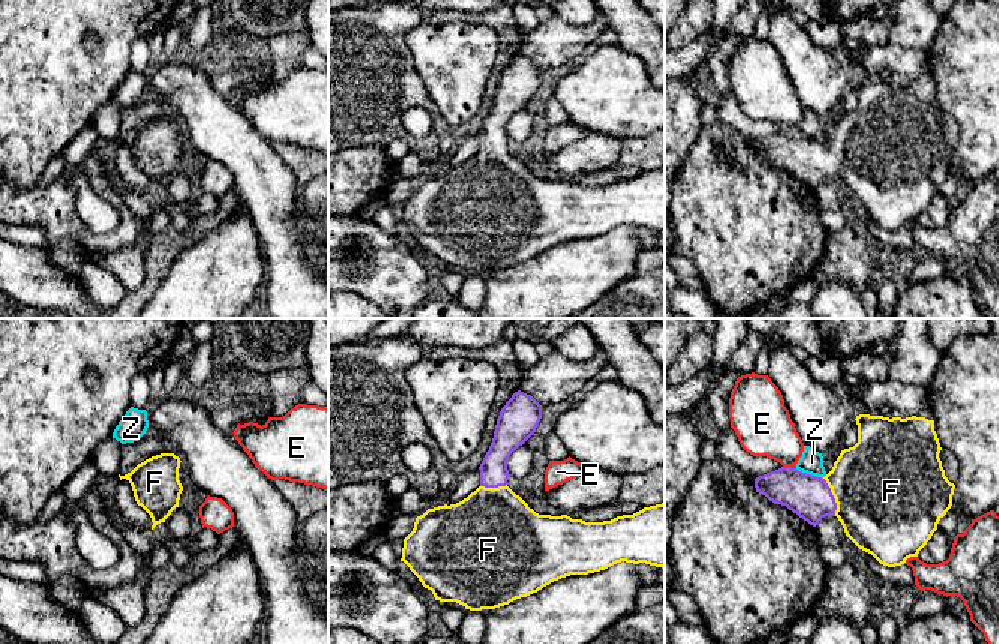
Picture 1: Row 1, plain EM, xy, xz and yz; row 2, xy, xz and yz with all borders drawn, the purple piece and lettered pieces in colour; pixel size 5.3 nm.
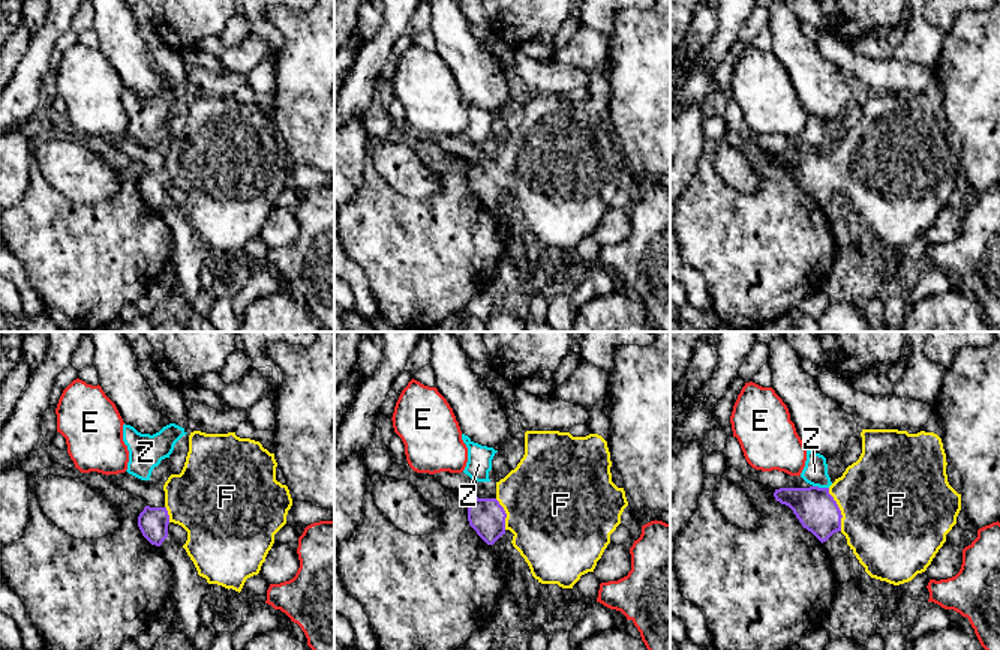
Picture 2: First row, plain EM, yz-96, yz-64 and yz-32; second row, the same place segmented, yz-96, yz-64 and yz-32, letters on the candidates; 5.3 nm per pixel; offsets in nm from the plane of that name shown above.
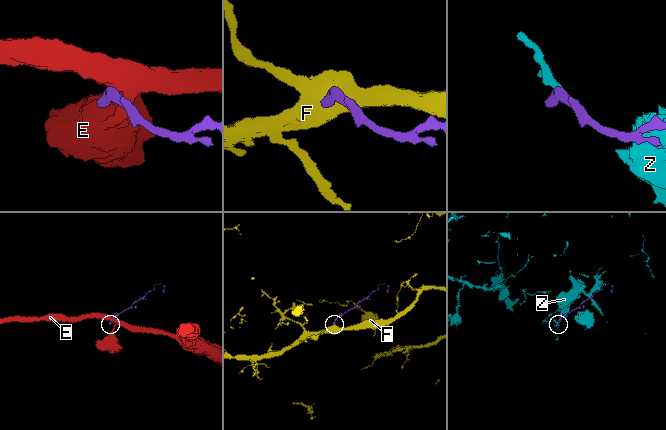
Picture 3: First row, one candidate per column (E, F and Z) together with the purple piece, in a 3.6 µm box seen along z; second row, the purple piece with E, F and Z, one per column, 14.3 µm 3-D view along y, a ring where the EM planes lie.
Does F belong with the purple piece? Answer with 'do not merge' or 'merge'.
merge

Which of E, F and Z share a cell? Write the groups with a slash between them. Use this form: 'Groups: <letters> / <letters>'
Groups: E / F / Z

